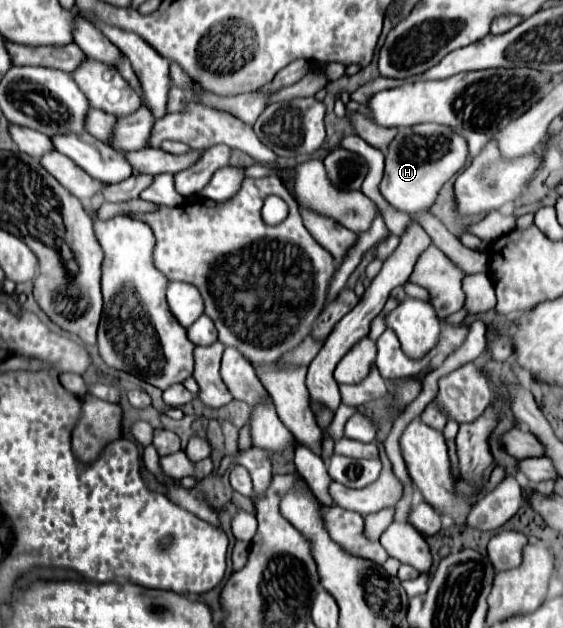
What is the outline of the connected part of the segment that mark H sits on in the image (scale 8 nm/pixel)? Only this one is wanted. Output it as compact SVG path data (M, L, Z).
M420 123L414 127L404 127L388 145L386 169L380 181L380 193L398 211L410 215L426 211L434 203L440 187L464 167L466 157L468 157L466 139L450 131L450 127L446 125Z

